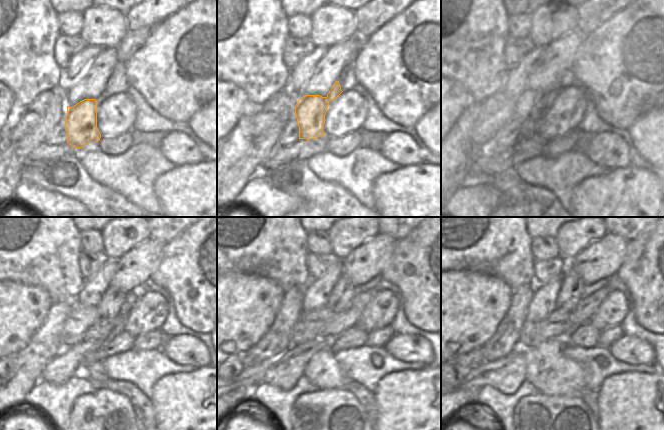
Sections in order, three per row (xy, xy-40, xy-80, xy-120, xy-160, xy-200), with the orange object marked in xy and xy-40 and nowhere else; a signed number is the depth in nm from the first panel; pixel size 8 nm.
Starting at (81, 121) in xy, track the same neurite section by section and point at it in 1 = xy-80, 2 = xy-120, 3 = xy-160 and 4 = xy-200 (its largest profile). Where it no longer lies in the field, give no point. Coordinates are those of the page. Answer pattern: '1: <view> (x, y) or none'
1: xy-80 (542, 107)
2: xy-120 (110, 305)
3: xy-160 (341, 296)
4: xy-200 (572, 285)

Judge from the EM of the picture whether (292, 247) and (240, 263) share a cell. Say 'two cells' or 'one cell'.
one cell

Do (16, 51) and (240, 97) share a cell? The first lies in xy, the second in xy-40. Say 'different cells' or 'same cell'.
different cells

